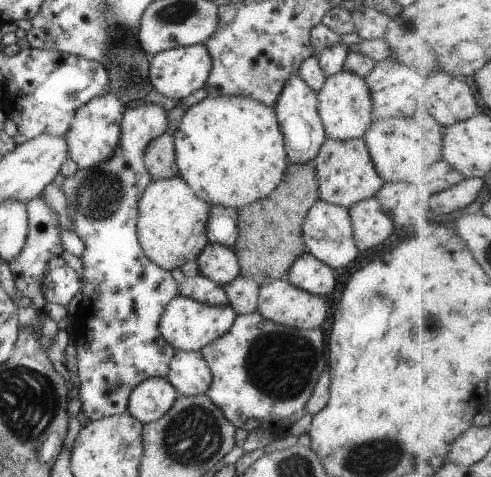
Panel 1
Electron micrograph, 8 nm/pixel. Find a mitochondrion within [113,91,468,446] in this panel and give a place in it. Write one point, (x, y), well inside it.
(260, 369)

